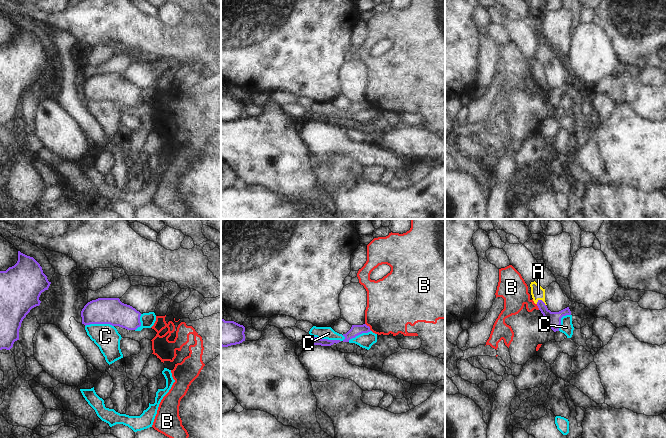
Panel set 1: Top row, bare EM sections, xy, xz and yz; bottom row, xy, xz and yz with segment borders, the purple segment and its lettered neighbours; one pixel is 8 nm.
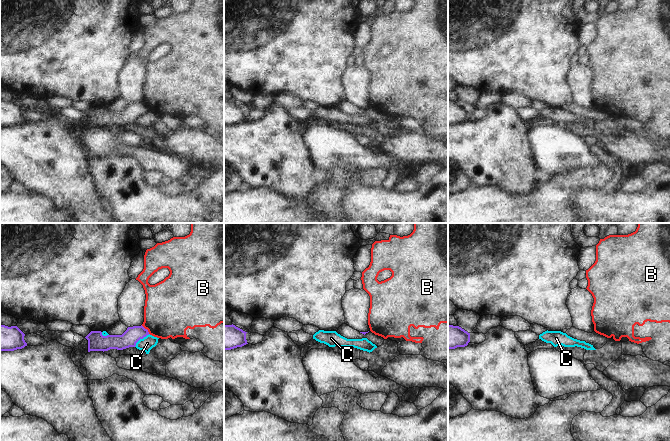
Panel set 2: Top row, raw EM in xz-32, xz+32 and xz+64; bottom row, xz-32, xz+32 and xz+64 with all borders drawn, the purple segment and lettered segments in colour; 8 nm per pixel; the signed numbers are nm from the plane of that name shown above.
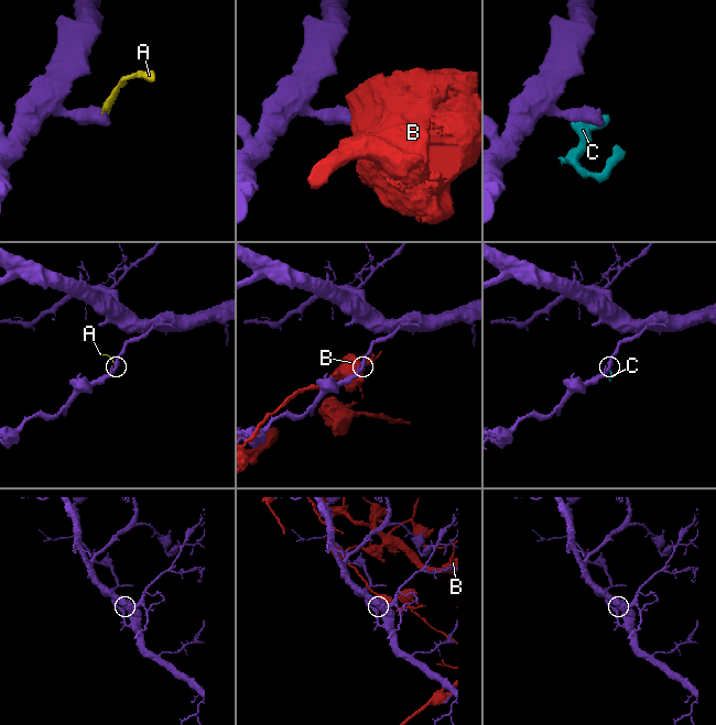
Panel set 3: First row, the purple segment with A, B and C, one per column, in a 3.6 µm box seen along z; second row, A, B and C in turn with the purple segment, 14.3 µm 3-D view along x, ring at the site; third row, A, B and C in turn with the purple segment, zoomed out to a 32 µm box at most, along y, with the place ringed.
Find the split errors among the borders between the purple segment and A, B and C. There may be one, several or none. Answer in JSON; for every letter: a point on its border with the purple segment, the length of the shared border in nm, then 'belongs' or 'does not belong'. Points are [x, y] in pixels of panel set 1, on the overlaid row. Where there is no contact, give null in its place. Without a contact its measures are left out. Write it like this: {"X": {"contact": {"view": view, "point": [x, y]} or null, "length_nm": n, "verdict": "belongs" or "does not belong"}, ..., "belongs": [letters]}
{"A": {"contact": {"view": "yz", "point": [541, 300]}, "length_nm": 80, "verdict": "belongs"}, "B": {"contact": {"view": "xz", "point": [369, 327]}, "length_nm": 80, "verdict": "does not belong"}, "C": {"contact": {"view": "xz", "point": [326, 339]}, "length_nm": 240, "verdict": "does not belong"}, "belongs": ["A"]}

